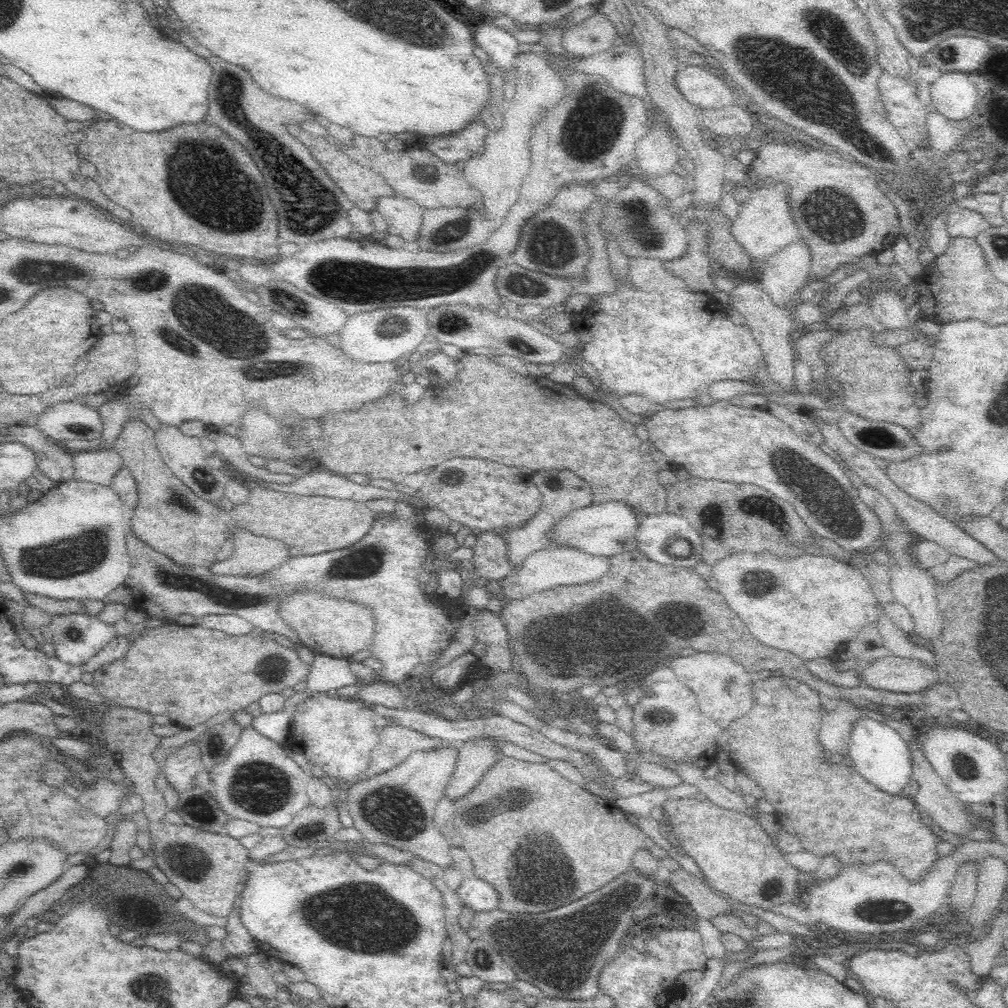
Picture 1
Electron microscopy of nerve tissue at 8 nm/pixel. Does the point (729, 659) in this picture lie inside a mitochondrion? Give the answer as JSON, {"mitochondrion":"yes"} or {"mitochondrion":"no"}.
{"mitochondrion":"no"}

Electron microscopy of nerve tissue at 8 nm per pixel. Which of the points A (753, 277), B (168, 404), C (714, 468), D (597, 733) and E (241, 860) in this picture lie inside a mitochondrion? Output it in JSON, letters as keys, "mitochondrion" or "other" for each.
{"A":"other","B":"other","C":"other","D":"other","E":"other"}

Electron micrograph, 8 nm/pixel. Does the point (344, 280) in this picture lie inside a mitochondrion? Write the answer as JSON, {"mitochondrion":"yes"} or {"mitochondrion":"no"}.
{"mitochondrion":"yes"}

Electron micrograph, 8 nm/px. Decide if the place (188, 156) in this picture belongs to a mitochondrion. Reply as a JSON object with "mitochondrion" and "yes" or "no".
{"mitochondrion":"yes"}

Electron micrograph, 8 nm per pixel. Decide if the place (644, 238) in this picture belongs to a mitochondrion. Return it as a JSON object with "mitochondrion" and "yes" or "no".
{"mitochondrion":"yes"}

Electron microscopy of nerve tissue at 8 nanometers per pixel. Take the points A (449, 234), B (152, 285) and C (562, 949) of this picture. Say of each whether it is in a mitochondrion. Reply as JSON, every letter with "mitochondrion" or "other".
{"A":"mitochondrion","B":"mitochondrion","C":"mitochondrion"}

